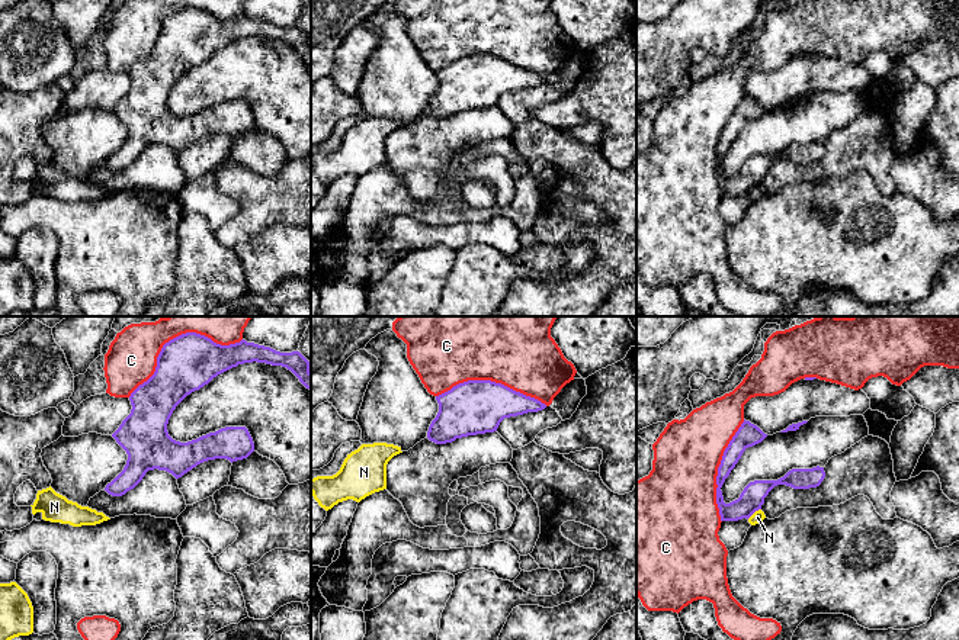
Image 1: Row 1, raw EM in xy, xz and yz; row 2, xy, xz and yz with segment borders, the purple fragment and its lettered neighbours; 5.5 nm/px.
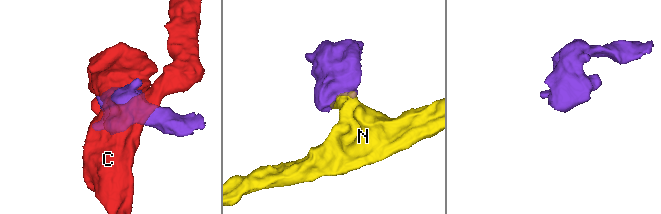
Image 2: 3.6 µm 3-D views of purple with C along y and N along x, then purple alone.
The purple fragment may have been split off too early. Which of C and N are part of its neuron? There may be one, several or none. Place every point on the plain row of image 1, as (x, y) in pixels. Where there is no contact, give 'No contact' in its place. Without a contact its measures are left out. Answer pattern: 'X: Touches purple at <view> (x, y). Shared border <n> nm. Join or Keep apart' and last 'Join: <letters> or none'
C: Touches purple at xy (176, 12). Shared border 700 nm. Keep apart
N: Touches purple at yz (753, 187). Shared border 100 nm. Keep apart
Join: none

